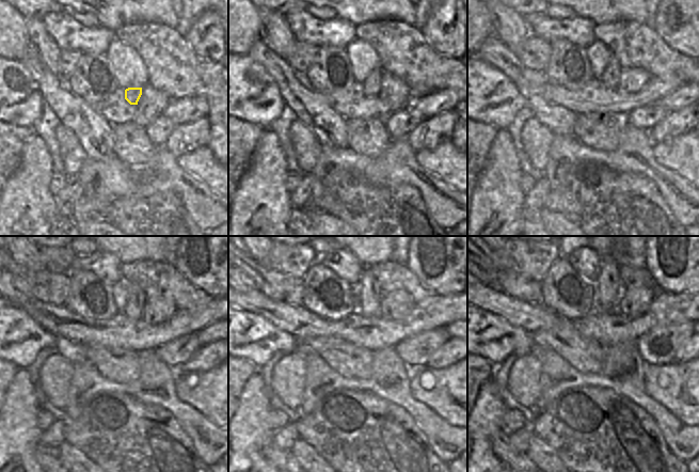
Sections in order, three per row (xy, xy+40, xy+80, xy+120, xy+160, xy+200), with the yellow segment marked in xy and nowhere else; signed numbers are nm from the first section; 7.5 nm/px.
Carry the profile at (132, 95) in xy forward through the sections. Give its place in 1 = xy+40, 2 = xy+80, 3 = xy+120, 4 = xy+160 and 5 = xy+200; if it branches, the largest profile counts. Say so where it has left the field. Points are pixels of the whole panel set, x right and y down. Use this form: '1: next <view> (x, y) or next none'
1: next xy+40 (371, 85)
2: next xy+80 (610, 77)
3: next xy+120 (136, 298)
4: next xy+160 (370, 295)
5: next xy+200 (608, 286)

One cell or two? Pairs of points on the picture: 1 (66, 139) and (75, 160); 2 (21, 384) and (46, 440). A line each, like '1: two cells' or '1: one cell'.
1: one cell
2: two cells

